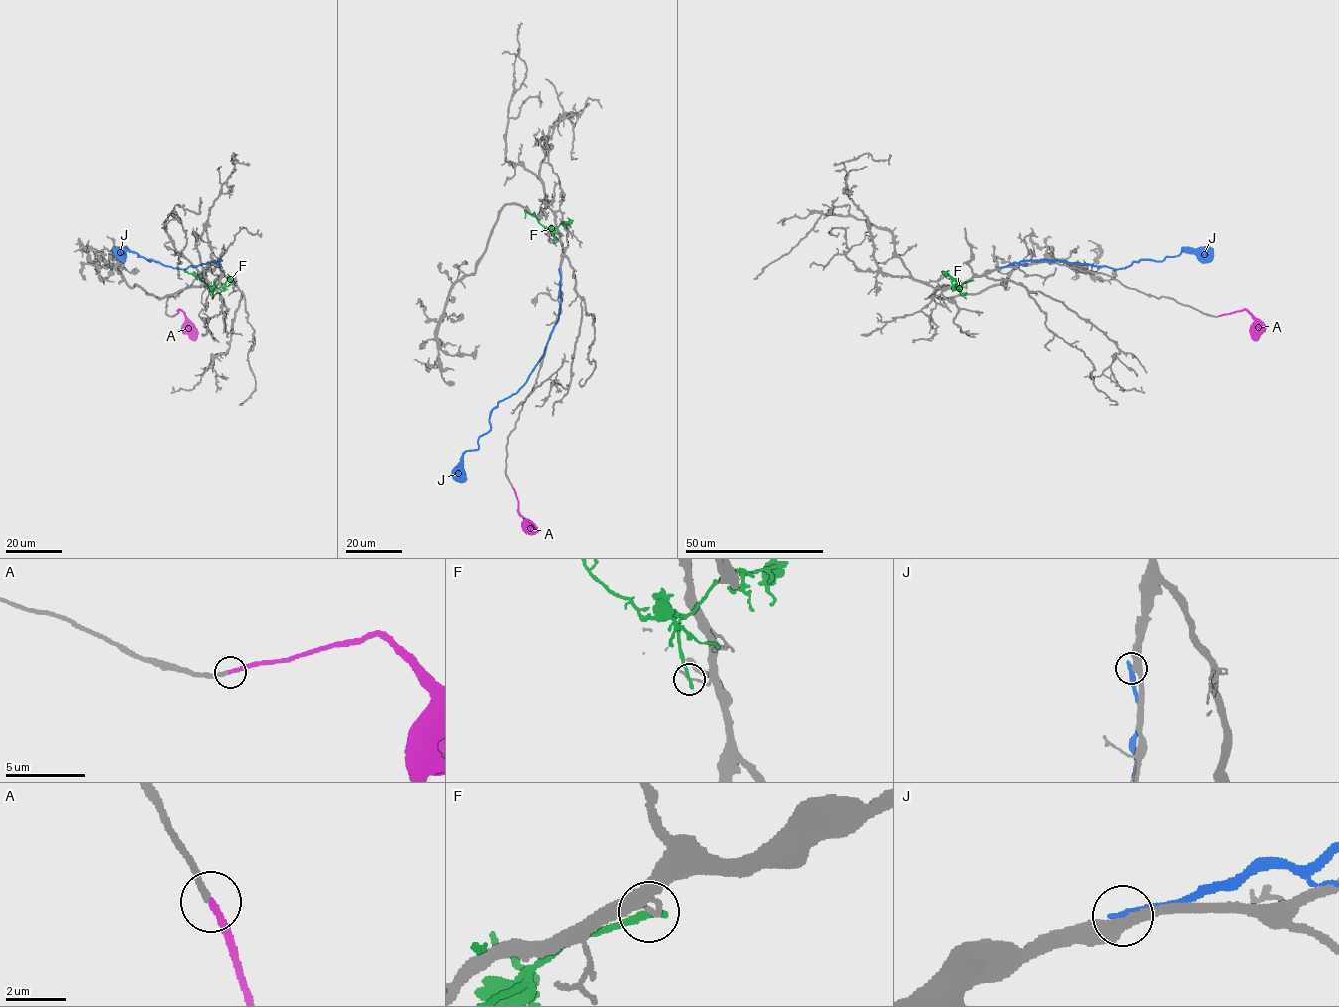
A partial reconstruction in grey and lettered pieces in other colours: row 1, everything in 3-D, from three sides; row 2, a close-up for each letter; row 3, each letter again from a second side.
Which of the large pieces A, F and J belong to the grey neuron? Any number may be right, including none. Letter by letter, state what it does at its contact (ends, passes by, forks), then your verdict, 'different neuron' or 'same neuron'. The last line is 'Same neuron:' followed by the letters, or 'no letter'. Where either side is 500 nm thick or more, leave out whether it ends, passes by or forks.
A: it ends there; same neuron
F: it ends there; different neuron
J: it ends there; different neuron
Same neuron: A

